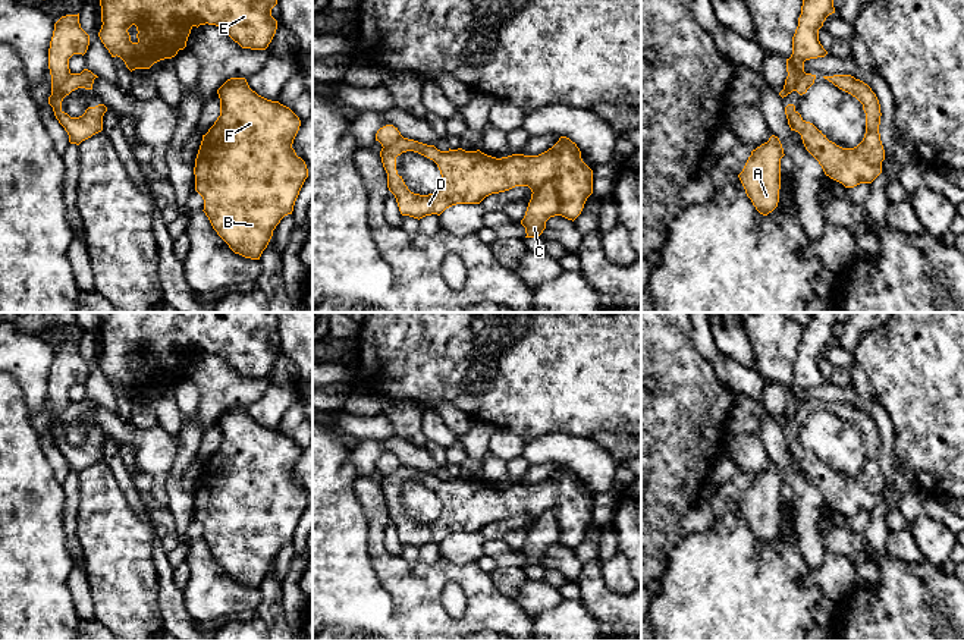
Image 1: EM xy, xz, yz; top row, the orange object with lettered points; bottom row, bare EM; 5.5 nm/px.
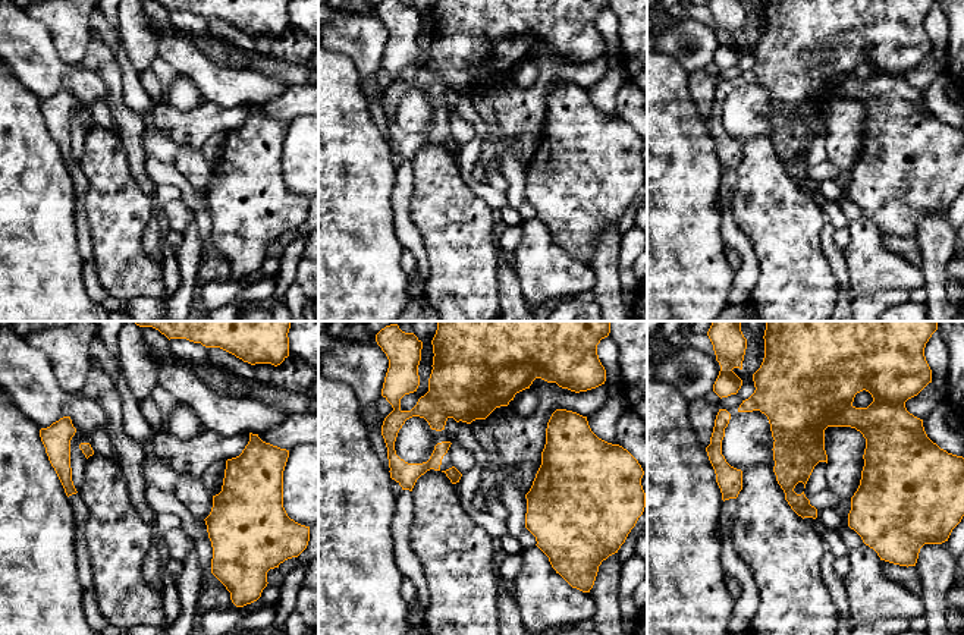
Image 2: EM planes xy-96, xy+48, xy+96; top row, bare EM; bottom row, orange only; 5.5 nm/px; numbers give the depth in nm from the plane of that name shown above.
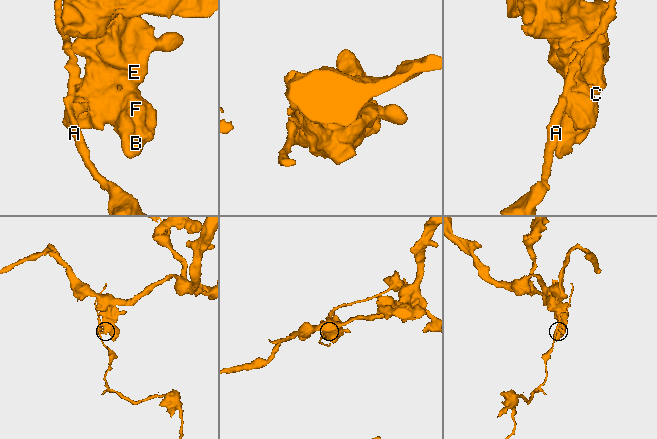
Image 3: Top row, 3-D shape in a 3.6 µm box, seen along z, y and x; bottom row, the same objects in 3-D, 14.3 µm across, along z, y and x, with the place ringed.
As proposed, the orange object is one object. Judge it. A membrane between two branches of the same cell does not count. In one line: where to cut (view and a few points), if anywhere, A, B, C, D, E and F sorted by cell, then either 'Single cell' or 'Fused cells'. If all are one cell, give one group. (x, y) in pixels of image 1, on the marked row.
Split along xy (71, 74), (52, 87). Groups: A / B C D E F. Fused cells

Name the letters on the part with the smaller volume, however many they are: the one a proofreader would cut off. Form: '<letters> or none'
A

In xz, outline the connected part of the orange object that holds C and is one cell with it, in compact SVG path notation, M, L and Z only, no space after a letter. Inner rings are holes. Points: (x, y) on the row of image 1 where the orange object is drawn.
M566 136L538 155L512 154L496 158L462 148L440 151L414 139L401 138L380 151L387 173L387 188L395 195L402 216L423 219L440 216L456 204L480 204L486 197L528 186L531 199L521 224L525 238L536 238L550 217L575 220L593 194L593 170L583 161L581 151ZM414 151L433 160L440 170L440 188L428 195L414 194L396 170L396 157Z

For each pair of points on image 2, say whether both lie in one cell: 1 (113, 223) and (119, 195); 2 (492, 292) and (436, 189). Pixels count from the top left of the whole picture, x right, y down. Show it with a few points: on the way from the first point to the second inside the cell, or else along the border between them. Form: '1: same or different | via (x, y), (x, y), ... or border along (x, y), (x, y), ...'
1: same | via (118, 216), (118, 203)
2: same | via (467, 267), (461, 255), (457, 226), (448, 214)

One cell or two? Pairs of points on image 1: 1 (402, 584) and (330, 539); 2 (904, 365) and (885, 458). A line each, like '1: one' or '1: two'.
1: two
2: two

